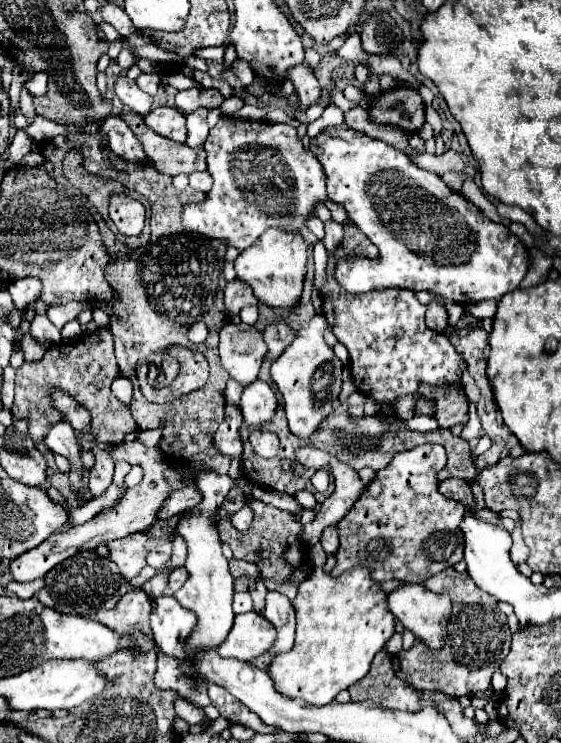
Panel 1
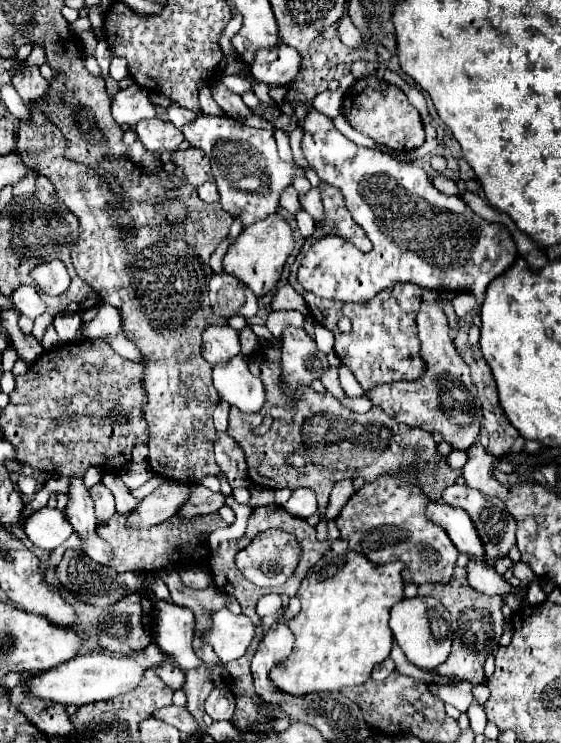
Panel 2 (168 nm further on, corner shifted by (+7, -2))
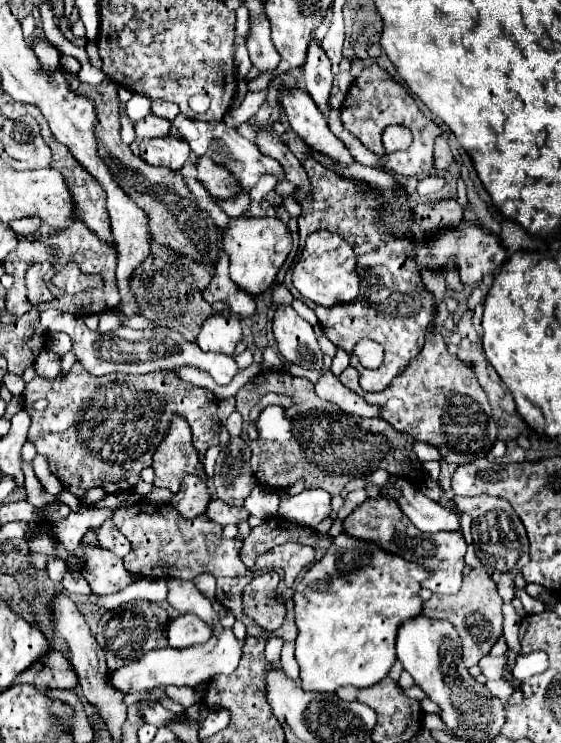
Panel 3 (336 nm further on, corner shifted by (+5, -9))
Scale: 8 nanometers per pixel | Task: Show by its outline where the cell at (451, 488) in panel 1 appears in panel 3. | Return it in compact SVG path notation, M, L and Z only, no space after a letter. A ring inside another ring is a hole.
M489 495L453 497L453 503L461 513L471 515L471 519L473 519L471 521L471 535L473 535L475 553L477 553L481 565L491 575L491 579L499 585L499 595L503 597L503 635L508 647L512 648L516 656L519 657L521 646L518 632L521 618L512 605L513 579L529 563L529 541L527 541L527 535L525 535L525 527L521 525L519 517L513 513L513 507L501 497L489 497Z

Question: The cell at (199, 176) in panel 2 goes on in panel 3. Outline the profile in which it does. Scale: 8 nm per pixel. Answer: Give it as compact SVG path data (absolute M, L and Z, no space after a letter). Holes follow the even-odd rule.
M199 157L195 167L197 179L213 197L227 199L237 195L237 185L233 185L233 177L229 177L229 173L225 173L225 169L221 169L221 165L213 163L209 157Z

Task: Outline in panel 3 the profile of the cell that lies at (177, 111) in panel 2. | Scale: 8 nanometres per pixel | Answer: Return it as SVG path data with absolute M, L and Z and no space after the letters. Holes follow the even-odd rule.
M151 101L151 113L157 117L165 117L167 121L173 121L173 117L177 117L179 113L179 107L167 101Z

